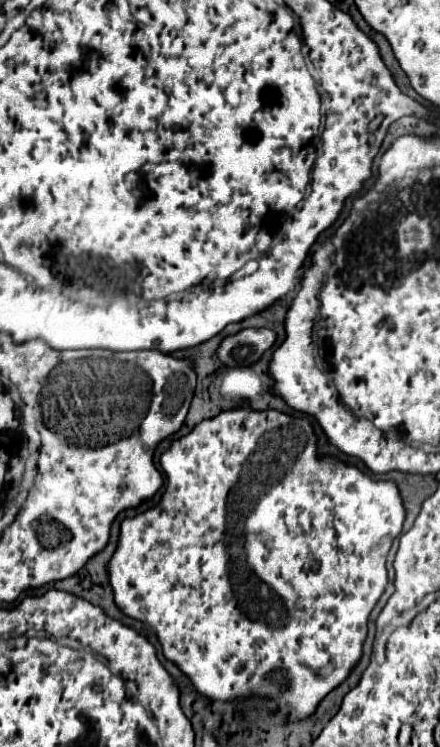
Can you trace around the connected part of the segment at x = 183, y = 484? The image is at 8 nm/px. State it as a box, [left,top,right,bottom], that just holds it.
[107,402,405,718]

